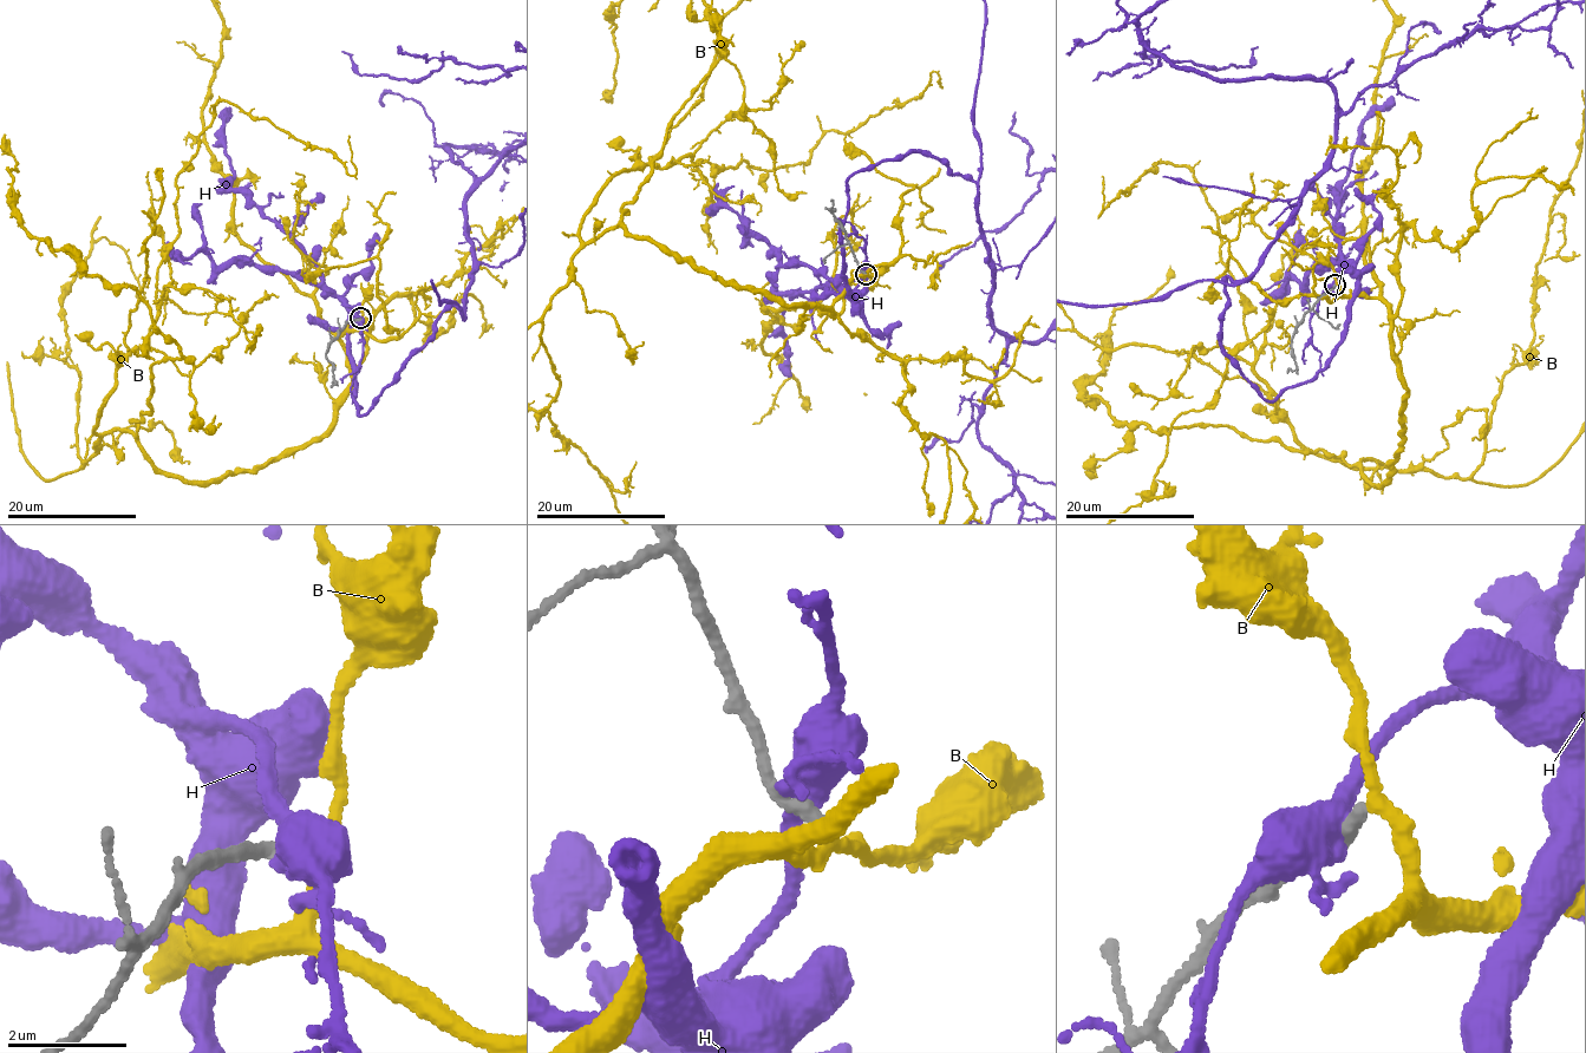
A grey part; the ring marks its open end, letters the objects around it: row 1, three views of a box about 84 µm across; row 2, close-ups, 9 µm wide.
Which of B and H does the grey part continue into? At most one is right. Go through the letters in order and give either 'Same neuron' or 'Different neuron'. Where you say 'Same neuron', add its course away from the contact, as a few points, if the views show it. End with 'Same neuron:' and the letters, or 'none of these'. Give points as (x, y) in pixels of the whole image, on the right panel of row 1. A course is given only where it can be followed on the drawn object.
B: Same neuron
H: Different neuron
Same neuron: B

